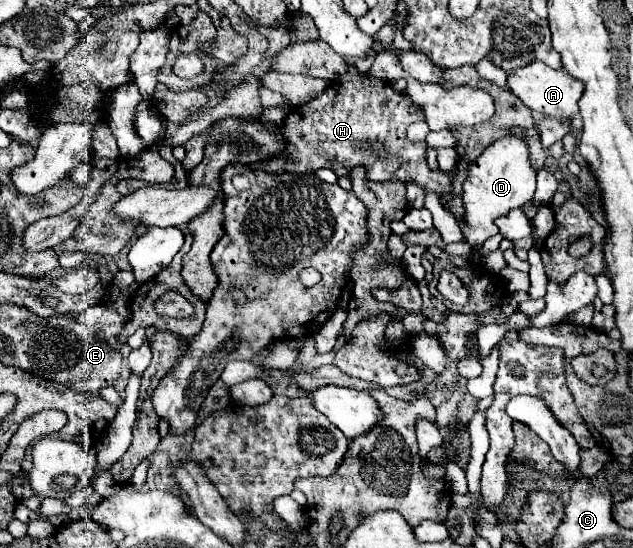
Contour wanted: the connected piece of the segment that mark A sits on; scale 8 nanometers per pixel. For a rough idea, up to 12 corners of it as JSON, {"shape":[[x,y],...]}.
{"shape":[[542,61],[514,69],[512,93],[542,117],[572,119],[584,83]]}

